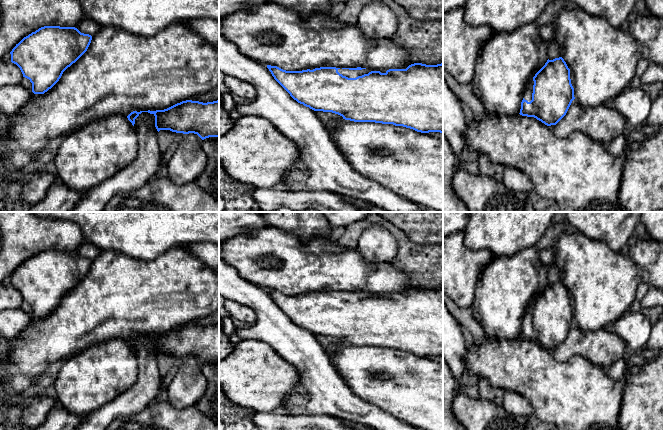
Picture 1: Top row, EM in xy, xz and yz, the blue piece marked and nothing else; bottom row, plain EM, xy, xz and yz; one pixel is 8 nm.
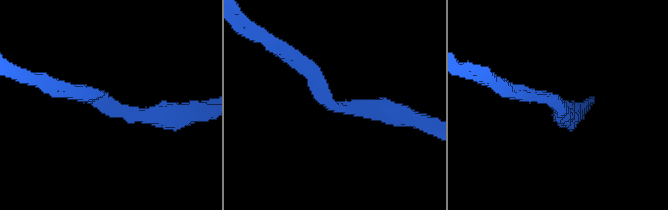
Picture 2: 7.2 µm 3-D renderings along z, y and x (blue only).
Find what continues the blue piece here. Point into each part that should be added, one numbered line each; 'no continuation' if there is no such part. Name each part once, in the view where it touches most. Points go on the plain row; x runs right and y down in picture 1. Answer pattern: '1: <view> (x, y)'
1: xz (348, 297)

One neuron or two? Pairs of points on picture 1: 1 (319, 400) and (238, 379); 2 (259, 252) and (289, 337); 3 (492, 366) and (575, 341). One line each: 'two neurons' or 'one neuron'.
1: two neurons
2: two neurons
3: two neurons

